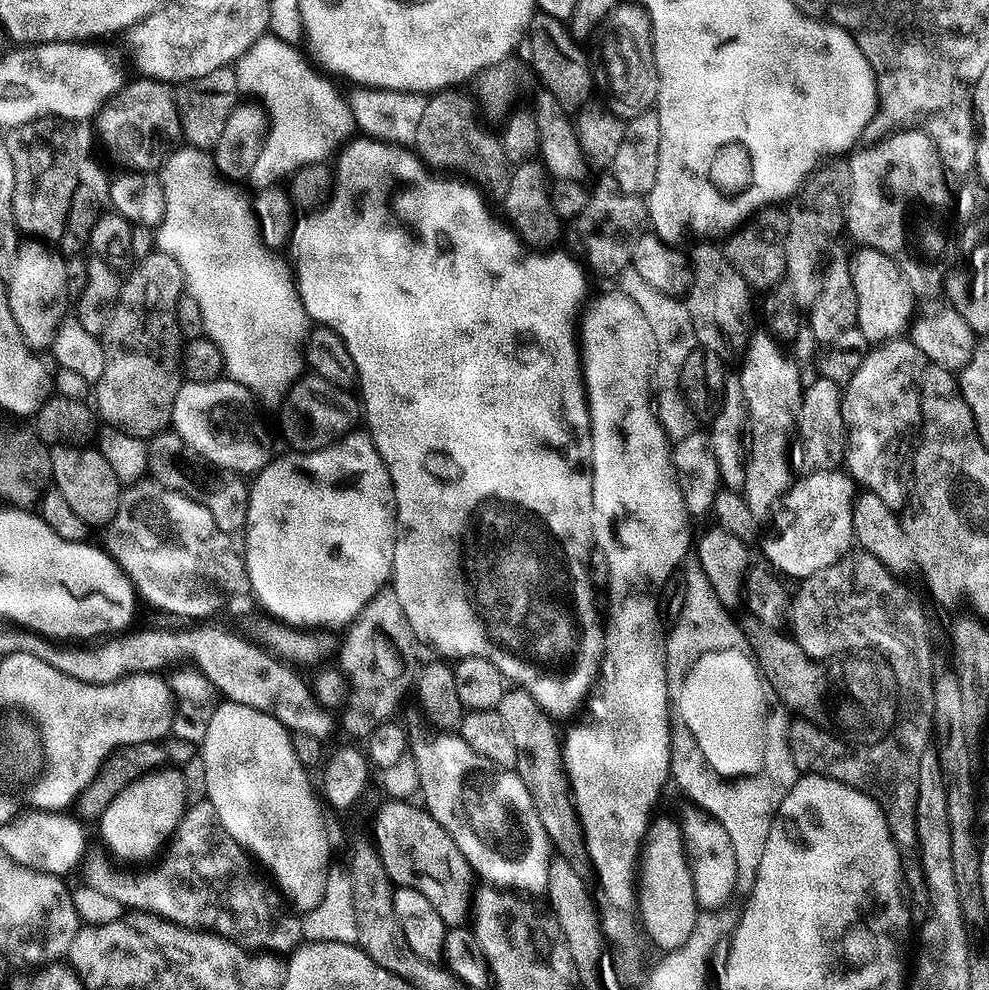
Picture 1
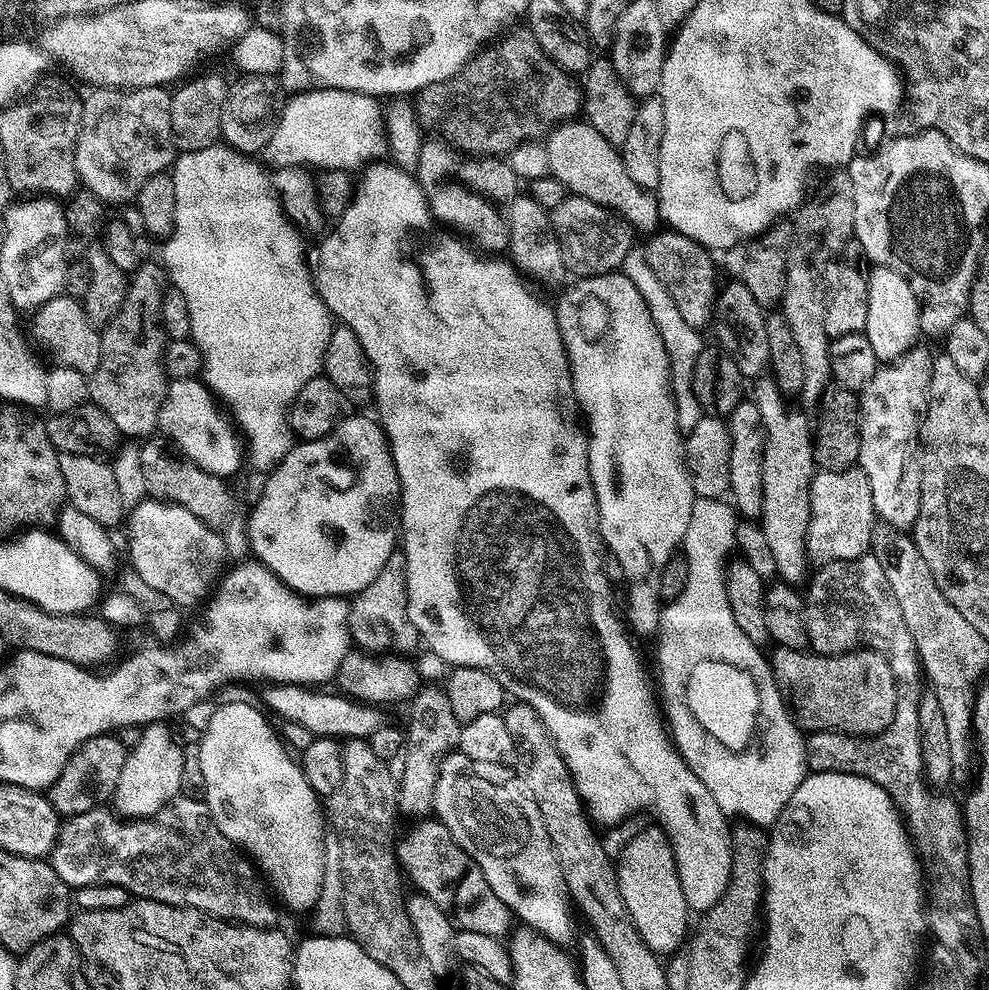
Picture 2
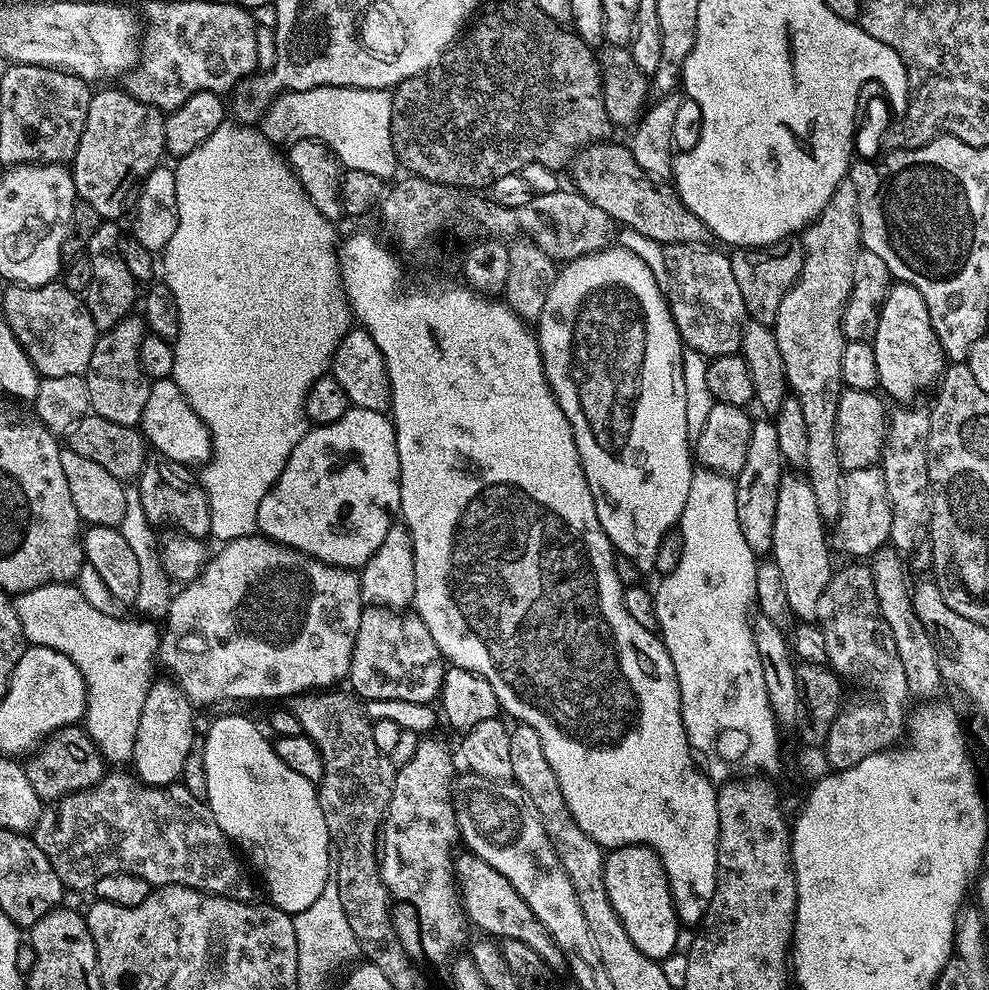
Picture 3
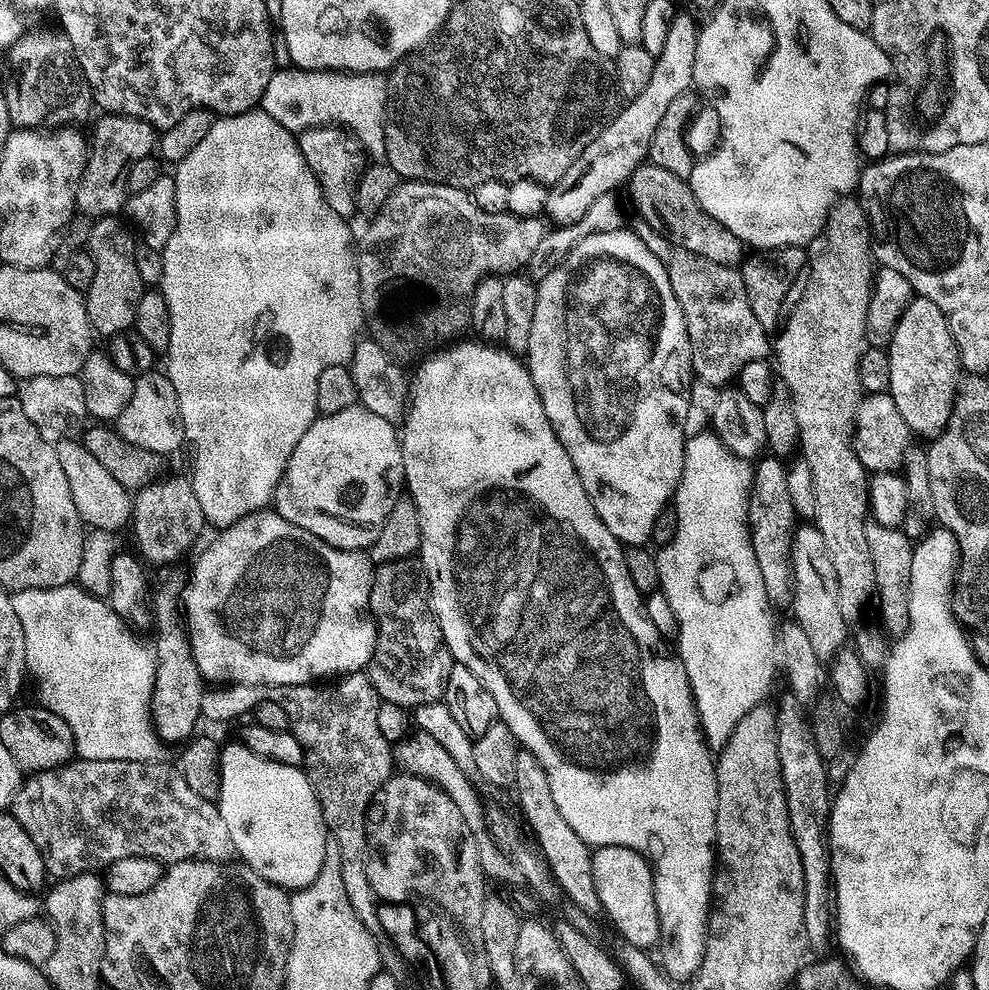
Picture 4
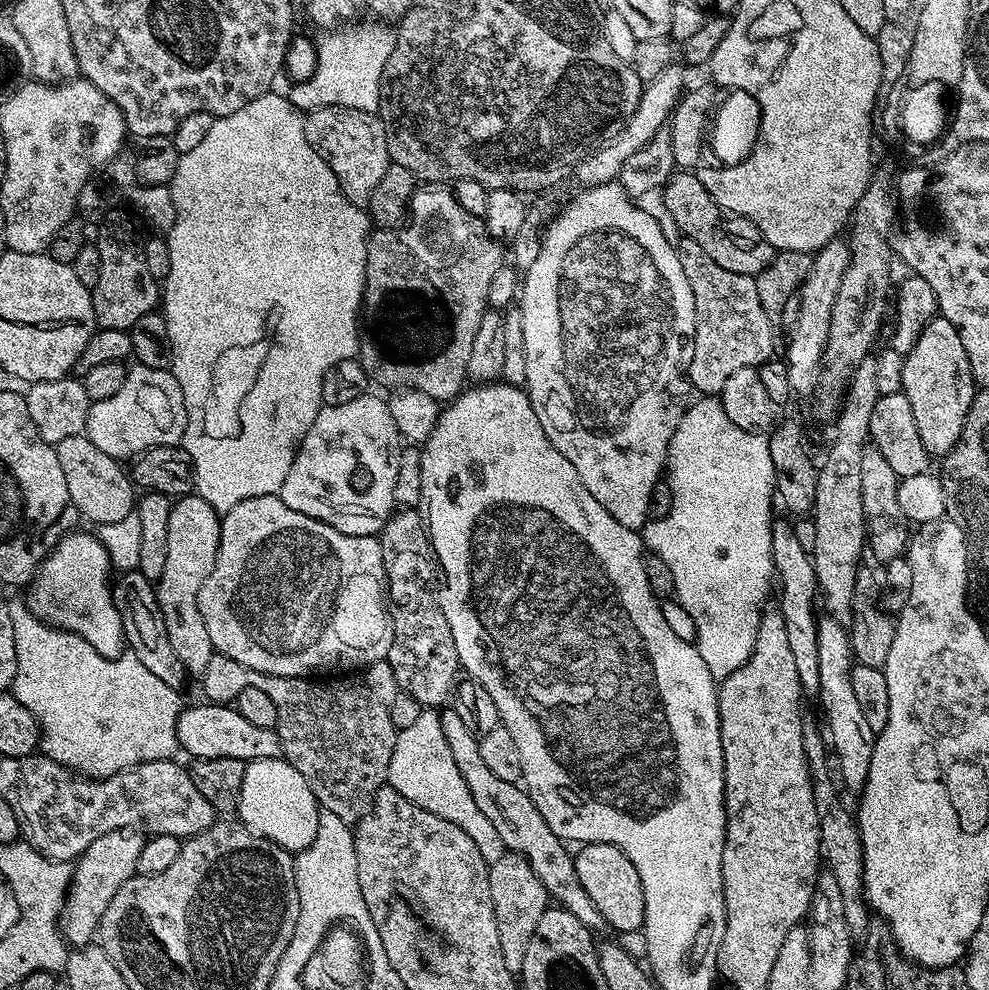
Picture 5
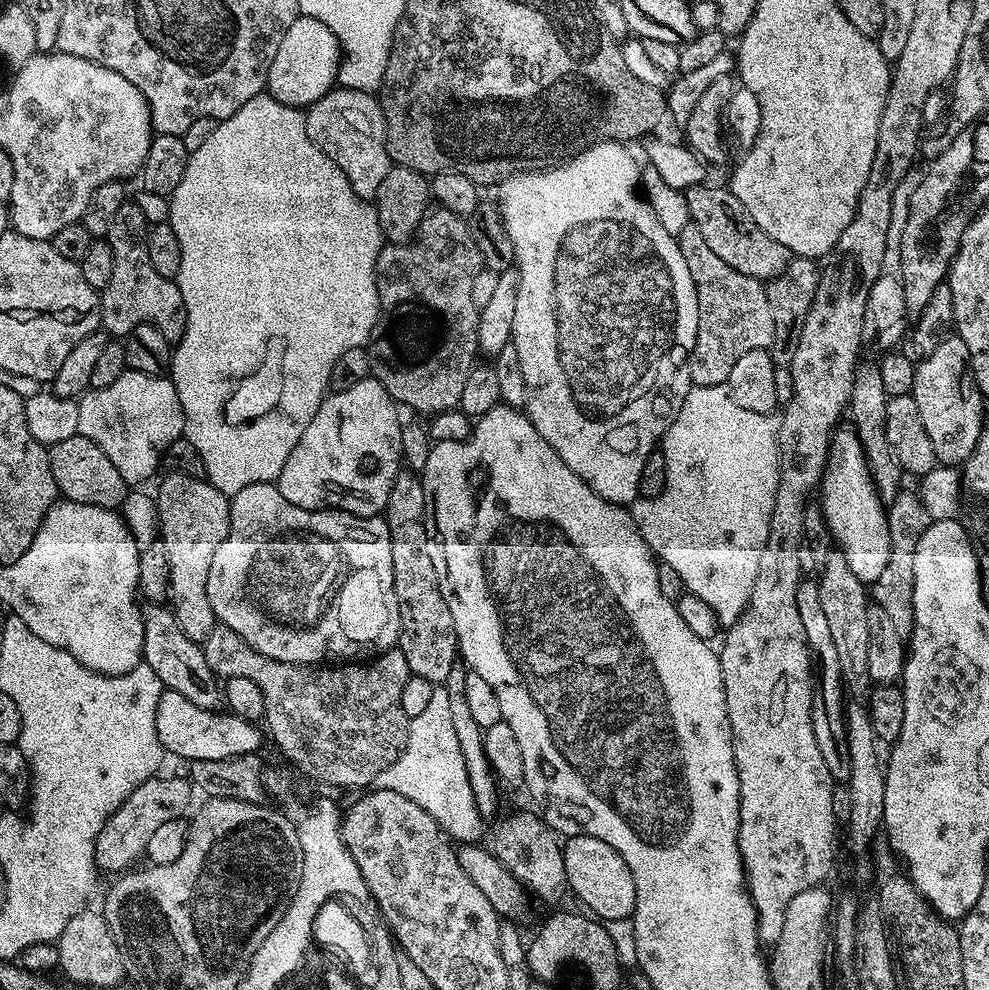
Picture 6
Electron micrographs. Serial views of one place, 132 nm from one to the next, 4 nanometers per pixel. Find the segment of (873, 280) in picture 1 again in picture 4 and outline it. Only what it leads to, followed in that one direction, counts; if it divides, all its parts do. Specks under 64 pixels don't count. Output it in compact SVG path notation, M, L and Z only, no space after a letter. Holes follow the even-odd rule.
M925 296L913 298L898 320L894 338L888 343L886 351L890 358L887 393L894 398L894 406L898 406L908 429L917 437L935 438L942 434L962 379L960 355L942 310L938 310L938 306Z

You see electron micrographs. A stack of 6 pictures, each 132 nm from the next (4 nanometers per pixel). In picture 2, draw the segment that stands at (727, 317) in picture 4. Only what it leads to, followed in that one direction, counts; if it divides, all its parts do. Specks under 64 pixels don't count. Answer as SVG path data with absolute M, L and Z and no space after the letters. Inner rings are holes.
M660 230L657 231L655 234L649 235L647 237L648 245L643 245L643 251L645 254L646 262L649 263L650 270L653 271L653 274L657 276L660 282L662 282L662 285L670 292L670 297L674 298L674 306L675 306L675 315L680 315L680 320L682 323L685 324L685 329L688 330L704 330L700 328L704 328L707 326L709 327L710 321L713 319L714 316L714 309L716 307L716 300L718 297L718 283L716 284L716 268L718 272L718 264L716 261L716 264L714 261L712 261L713 253L709 251L709 249L704 248L701 244L698 242L694 242L690 238L686 238L686 234L682 234L681 232L673 232L671 230Z

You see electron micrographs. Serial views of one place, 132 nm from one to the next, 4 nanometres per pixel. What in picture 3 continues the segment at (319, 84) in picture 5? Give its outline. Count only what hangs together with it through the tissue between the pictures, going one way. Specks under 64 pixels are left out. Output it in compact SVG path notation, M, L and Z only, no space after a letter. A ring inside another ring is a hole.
M322 86L314 90L282 92L269 104L268 113L262 121L262 131L264 137L277 146L290 146L299 140L320 140L339 157L345 169L363 170L386 182L391 181L398 172L392 145L392 92L387 88Z

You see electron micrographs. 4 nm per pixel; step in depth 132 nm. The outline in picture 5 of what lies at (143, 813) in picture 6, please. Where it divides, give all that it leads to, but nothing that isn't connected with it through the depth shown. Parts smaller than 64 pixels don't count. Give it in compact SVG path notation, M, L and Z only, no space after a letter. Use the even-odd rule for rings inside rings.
M119 828L110 834L102 834L98 842L90 842L88 849L75 861L72 883L68 886L68 898L62 913L62 931L69 945L93 943L102 914L106 914L106 906L110 906L110 898L118 894L120 887L131 876L137 875L138 858L142 855L145 841L143 831Z

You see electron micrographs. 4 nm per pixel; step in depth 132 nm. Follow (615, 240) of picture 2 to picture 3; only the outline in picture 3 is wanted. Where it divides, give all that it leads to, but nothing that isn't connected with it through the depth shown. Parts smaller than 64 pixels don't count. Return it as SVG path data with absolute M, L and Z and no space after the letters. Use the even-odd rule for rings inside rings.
M567 188L552 191L550 194L533 195L530 202L520 206L518 218L530 230L528 238L547 257L557 262L575 260L586 253L598 252L609 247L618 226L604 210L598 209L579 192Z

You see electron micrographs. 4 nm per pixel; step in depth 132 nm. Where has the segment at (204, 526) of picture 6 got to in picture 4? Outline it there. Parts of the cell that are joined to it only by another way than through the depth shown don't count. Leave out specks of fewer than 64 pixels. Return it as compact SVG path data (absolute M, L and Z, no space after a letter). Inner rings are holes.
M168 580L160 589L155 589L154 624L156 620L156 677L152 691L152 727L157 735L165 742L171 740L185 741L197 731L196 723L201 723L201 701L206 689L206 681L201 676L198 666L192 657L188 630L184 623L182 611L181 581Z

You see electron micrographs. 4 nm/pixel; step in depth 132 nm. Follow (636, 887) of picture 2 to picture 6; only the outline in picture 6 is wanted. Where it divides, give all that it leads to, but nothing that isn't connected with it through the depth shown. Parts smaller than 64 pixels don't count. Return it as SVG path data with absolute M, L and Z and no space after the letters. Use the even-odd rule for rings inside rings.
M569 836L563 841L562 847L571 895L576 895L589 908L585 909L601 921L627 921L636 905L636 895L634 874L630 874L630 866L622 862L622 854L618 854L614 846L602 842L602 838L593 836Z

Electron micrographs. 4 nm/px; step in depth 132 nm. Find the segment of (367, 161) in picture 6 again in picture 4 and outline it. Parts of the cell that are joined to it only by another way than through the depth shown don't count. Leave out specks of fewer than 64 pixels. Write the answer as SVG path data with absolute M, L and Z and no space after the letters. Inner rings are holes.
M330 124L308 128L305 132L299 133L298 139L302 158L306 158L310 170L320 181L326 206L330 206L330 210L334 210L334 214L339 216L355 217L357 215L356 191L360 175L364 173L366 167L366 149L347 128Z

